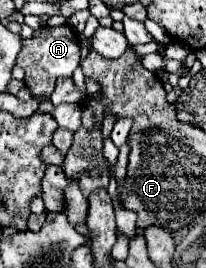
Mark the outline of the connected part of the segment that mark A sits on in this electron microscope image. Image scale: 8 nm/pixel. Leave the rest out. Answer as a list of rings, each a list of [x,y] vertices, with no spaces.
[[[43,26],[33,32],[29,40],[23,40],[21,52],[17,56],[17,66],[25,70],[25,84],[31,90],[33,96],[37,94],[47,94],[51,96],[55,88],[57,78],[69,78],[73,70],[79,66],[79,38],[69,26],[59,26],[59,28],[49,28]]]

